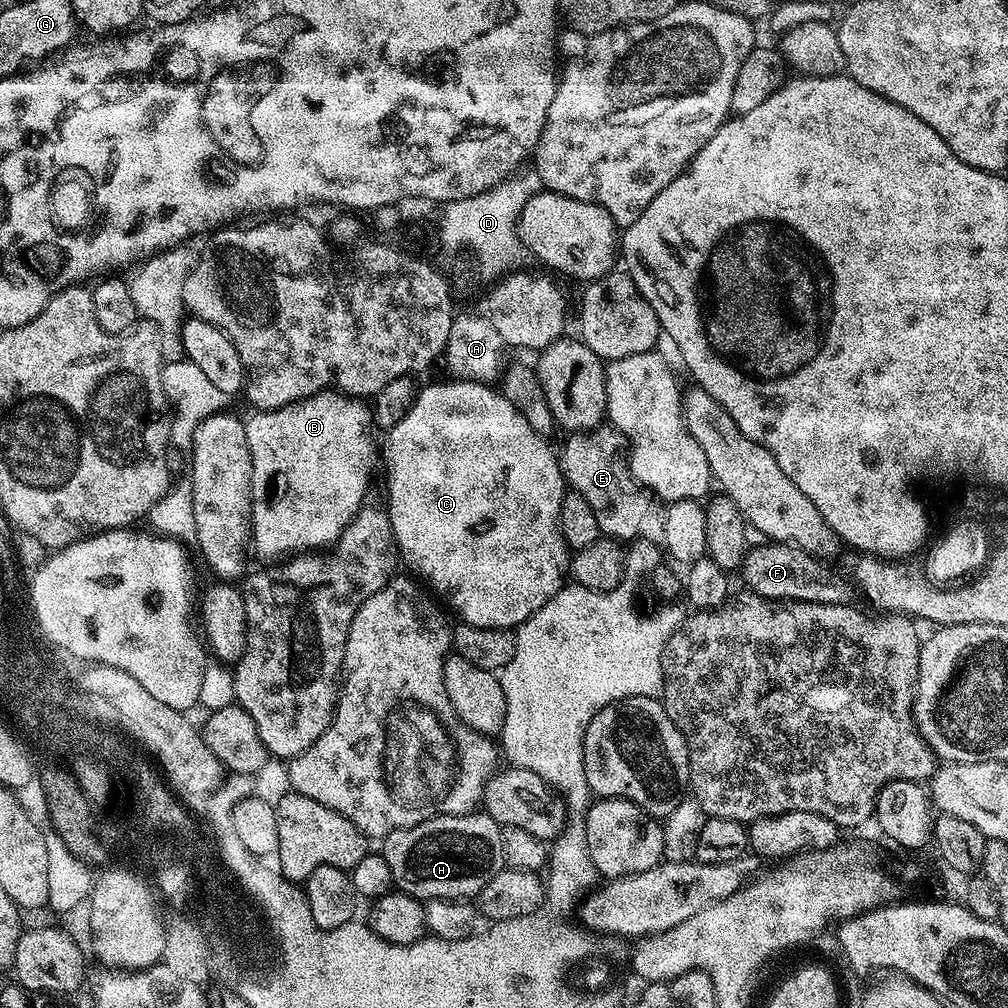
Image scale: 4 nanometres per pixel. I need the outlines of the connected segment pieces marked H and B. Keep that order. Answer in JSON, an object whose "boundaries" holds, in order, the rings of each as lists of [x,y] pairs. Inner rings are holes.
{"boundaries":[[[[477,810],[461,816],[431,816],[426,822],[394,830],[382,840],[393,885],[425,902],[479,897],[486,882],[504,867],[501,827],[487,812]]],[[[328,390],[315,392],[305,400],[281,408],[256,410],[251,414],[244,429],[252,459],[252,544],[255,551],[257,548],[264,556],[280,558],[299,550],[335,545],[344,527],[365,503],[364,495],[372,480],[372,459],[378,456],[378,448],[372,445],[373,409],[367,403],[358,402],[355,396]]]]}

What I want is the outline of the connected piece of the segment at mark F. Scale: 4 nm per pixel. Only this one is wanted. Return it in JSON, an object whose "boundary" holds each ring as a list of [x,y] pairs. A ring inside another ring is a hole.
{"boundary":[[[764,542],[762,546],[753,545],[745,553],[741,560],[740,574],[743,584],[749,591],[758,594],[760,597],[770,597],[772,600],[796,600],[796,601],[818,601],[824,605],[853,605],[858,598],[857,585],[851,579],[844,579],[815,556],[806,554],[804,550],[791,547],[788,544],[775,542]]]}

